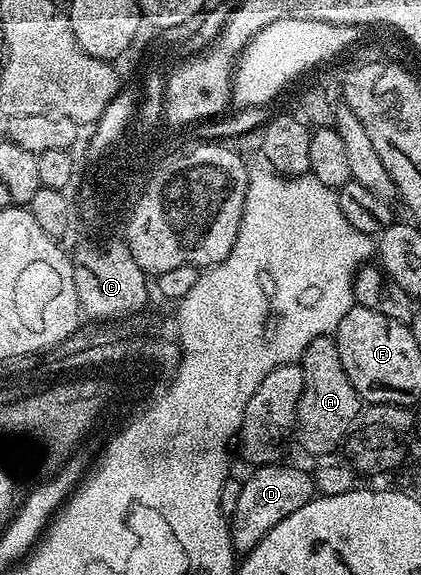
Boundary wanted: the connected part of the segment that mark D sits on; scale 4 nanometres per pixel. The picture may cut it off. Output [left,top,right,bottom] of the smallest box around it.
[229,465,317,555]

